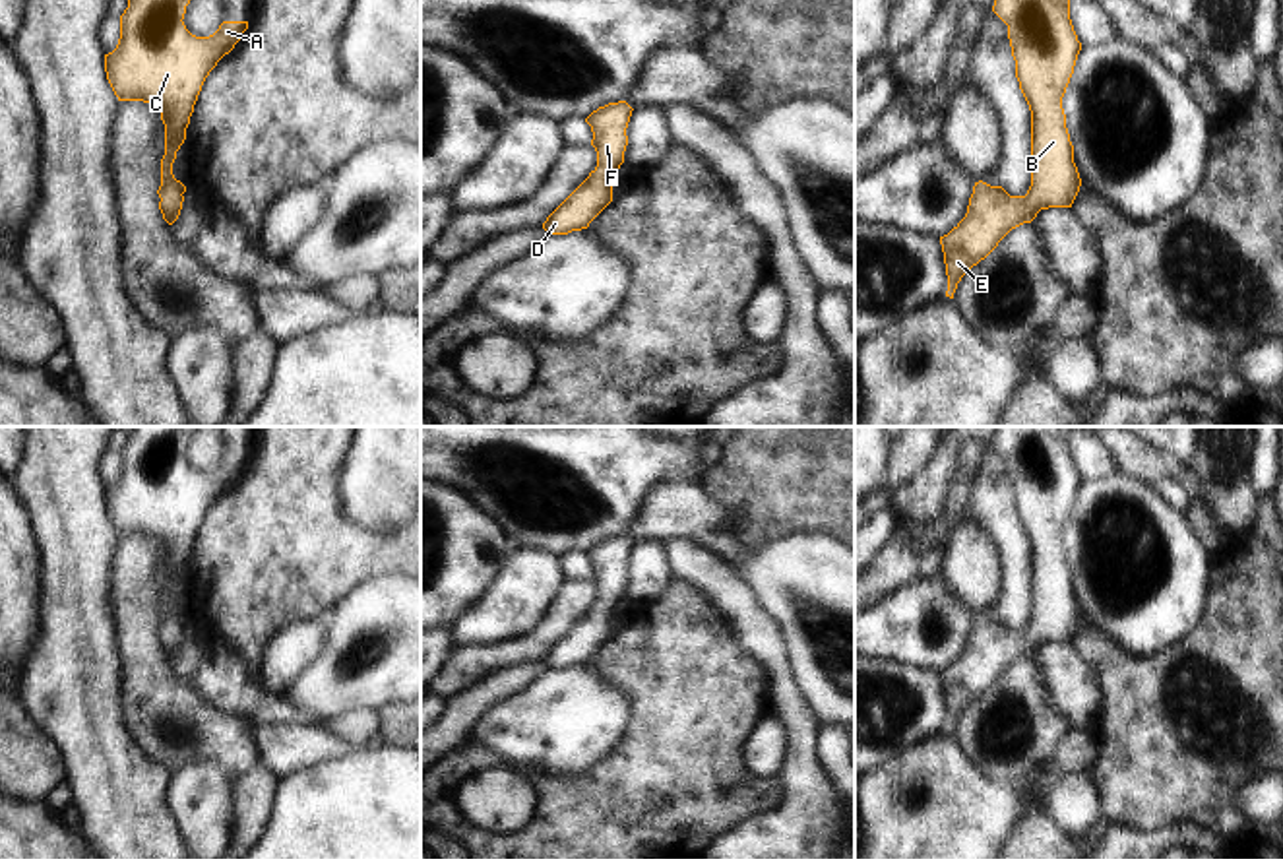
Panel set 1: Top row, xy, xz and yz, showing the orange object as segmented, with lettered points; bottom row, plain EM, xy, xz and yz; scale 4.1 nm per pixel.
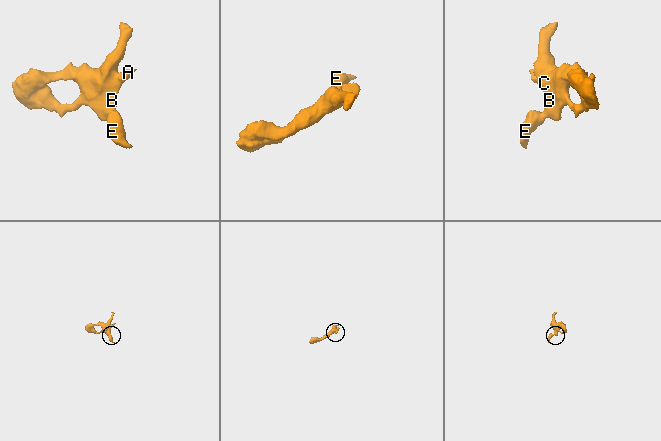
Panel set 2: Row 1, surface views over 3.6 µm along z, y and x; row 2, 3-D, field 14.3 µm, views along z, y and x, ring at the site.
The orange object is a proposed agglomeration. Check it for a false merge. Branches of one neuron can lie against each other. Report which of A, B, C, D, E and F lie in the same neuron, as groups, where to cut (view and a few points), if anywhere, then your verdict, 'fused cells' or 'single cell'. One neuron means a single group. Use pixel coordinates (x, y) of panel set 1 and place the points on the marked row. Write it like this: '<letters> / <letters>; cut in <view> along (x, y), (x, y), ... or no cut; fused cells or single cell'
A B C D E F; no cut; single cell

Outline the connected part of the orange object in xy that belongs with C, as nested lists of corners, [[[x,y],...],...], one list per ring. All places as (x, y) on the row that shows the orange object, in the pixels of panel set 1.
[[[128,0],[118,45],[105,54],[107,80],[118,101],[143,101],[161,112],[165,155],[157,194],[169,225],[178,219],[186,192],[172,175],[172,163],[186,140],[202,85],[248,29],[248,21],[223,21],[213,35],[196,37],[182,21],[188,4],[190,0]]]

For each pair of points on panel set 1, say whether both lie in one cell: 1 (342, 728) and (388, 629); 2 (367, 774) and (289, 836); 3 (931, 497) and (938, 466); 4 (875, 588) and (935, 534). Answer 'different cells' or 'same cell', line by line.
1: different cells
2: same cell
3: same cell
4: different cells

